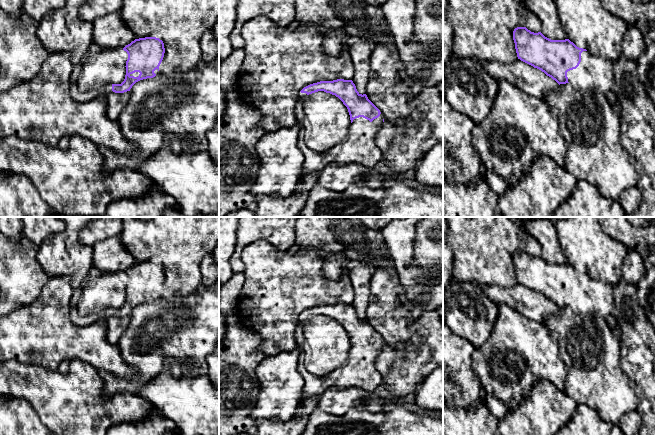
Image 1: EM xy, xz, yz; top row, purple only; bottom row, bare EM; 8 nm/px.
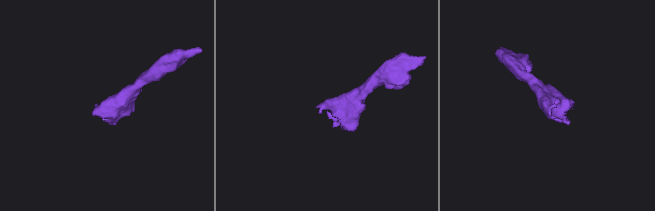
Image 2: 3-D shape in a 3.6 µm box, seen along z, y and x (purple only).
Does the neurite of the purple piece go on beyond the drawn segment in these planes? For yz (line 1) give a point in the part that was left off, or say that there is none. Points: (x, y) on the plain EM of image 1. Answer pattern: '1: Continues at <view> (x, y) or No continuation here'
1: Continues at yz (595, 297)

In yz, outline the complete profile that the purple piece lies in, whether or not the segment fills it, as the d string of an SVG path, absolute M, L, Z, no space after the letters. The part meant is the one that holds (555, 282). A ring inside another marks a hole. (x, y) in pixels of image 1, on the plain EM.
M526 251L515 252L513 264L521 285L541 294L559 309L569 307L578 315L603 318L619 333L612 285L577 271L569 263L551 264Z

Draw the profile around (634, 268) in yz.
M628 250L624 259L622 280L636 285L638 281L644 276L646 272L646 266L647 265L638 253Z

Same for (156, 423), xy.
M155 408L143 421L116 424L108 428L105 435L166 435L168 433L180 434L180 431L171 420Z

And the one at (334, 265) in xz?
M324 254L324 263L323 263L323 275L333 281L338 280L344 270L349 268L351 261L345 256L341 254Z

